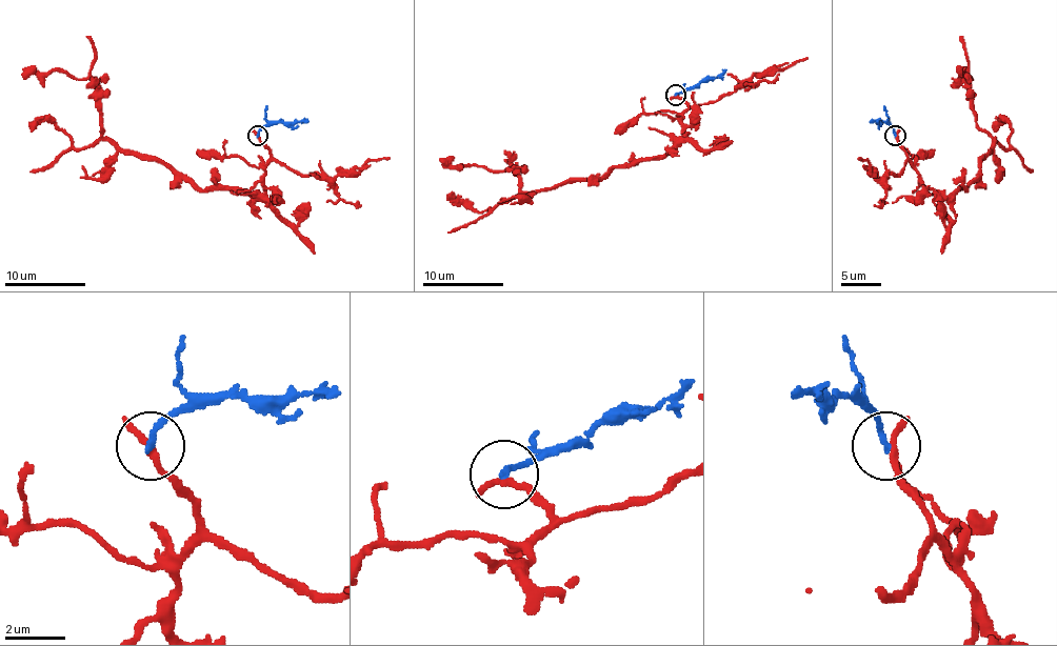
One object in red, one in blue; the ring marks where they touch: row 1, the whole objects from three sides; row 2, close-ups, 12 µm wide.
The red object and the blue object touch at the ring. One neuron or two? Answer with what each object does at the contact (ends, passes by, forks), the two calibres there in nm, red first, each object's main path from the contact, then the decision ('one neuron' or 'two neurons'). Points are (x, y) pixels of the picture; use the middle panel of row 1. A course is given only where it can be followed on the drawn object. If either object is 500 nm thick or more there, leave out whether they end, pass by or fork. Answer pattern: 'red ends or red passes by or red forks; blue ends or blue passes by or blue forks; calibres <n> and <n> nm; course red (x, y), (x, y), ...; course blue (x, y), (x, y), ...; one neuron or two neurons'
red ends; blue ends; calibres 280 and 200 nm; course red (676, 96), (689, 106), (682, 137), (662, 155), (614, 165), (599, 177), (523, 192), (515, 170), (440, 159); course blue (676, 95), (702, 80), (719, 78), (726, 71); two neurons

